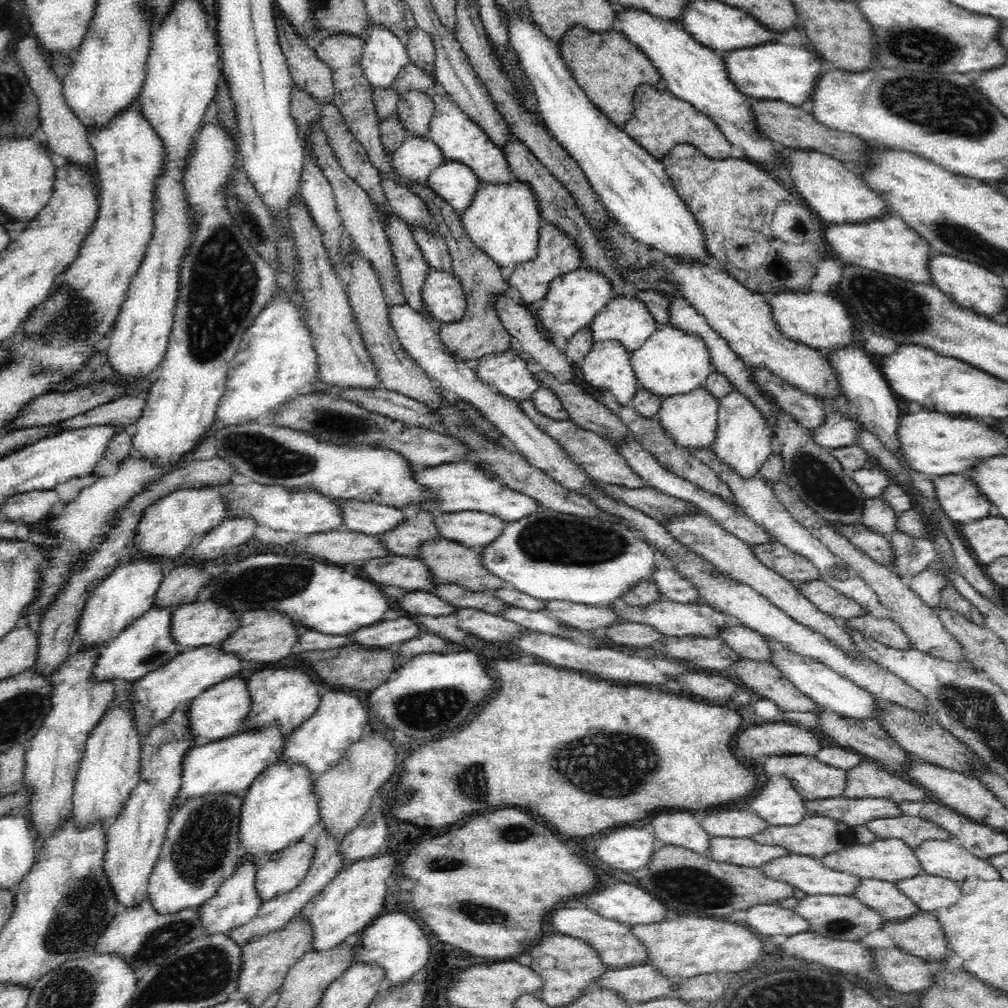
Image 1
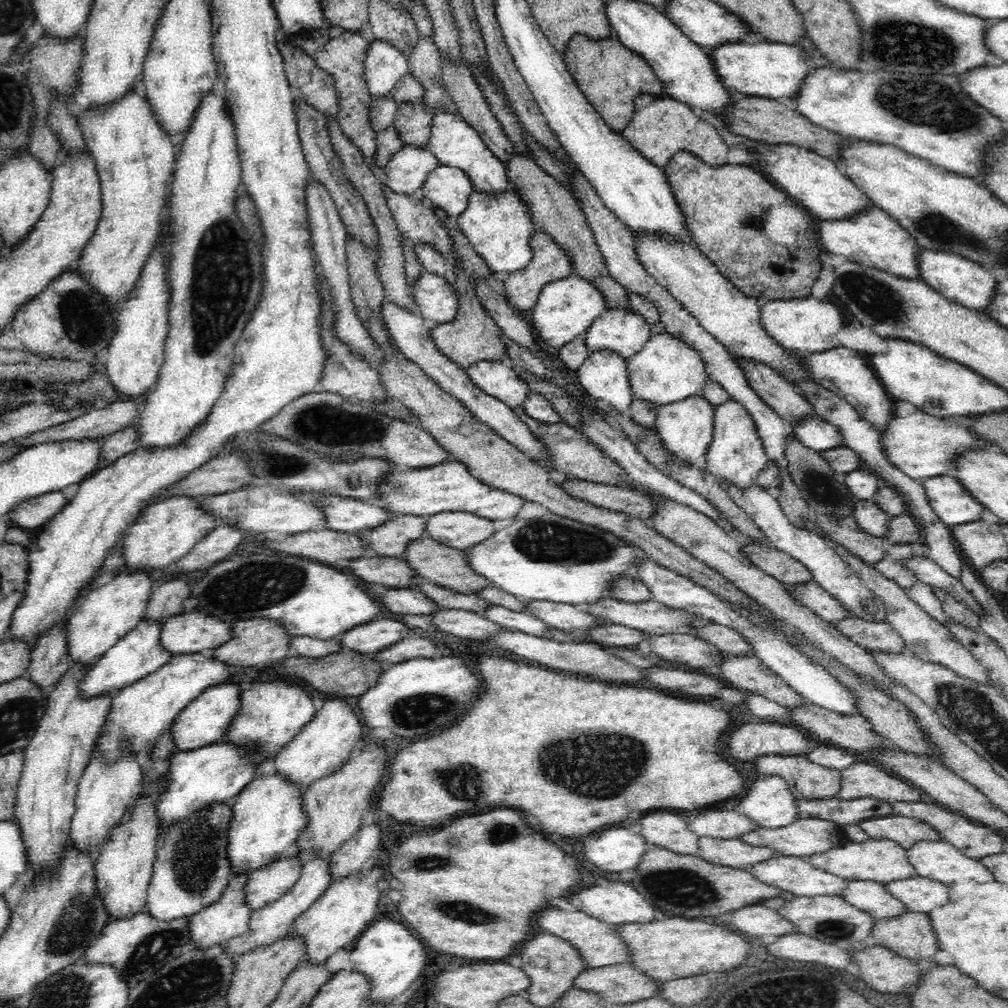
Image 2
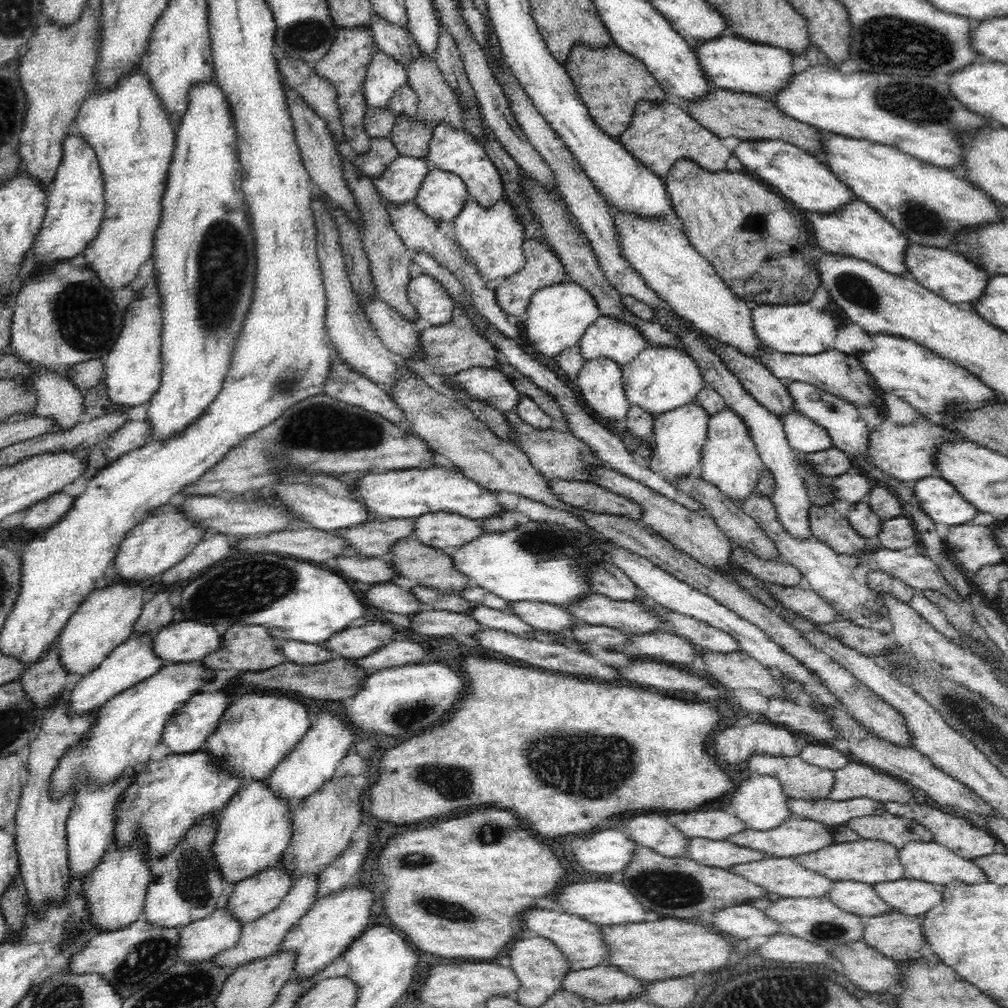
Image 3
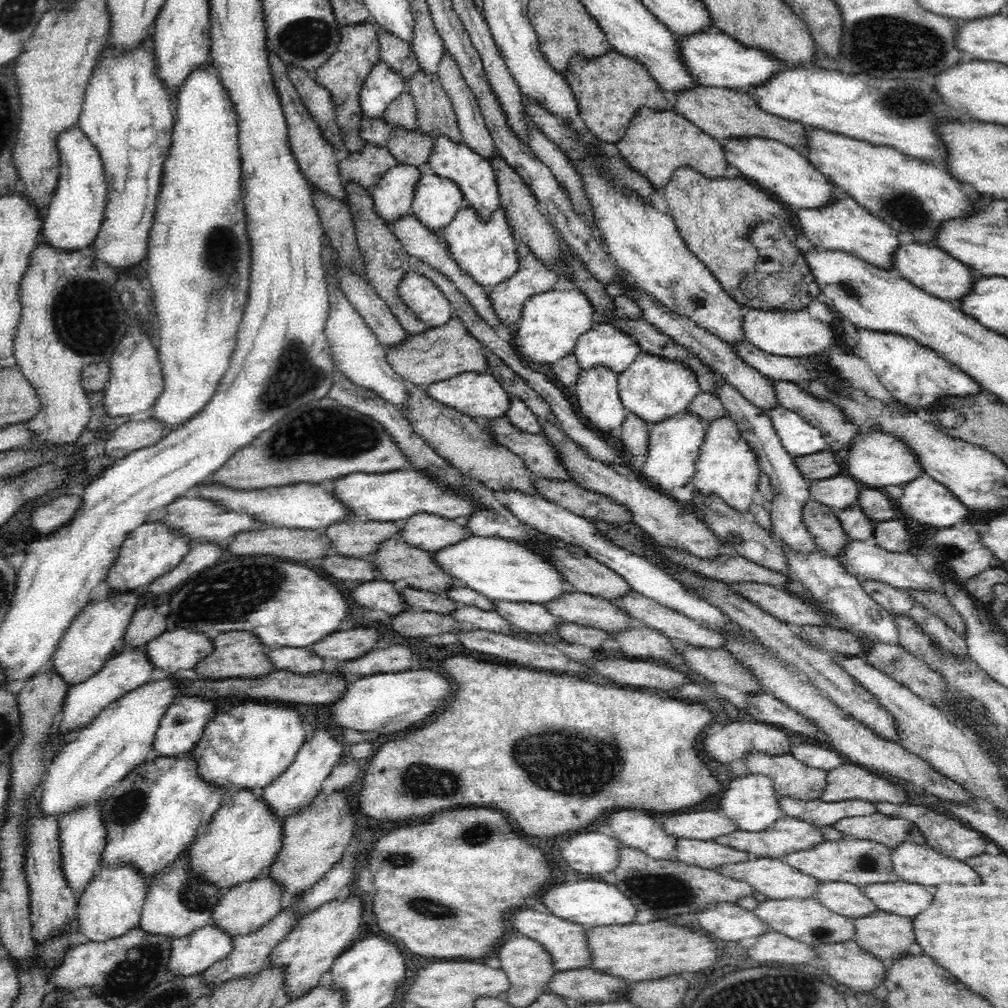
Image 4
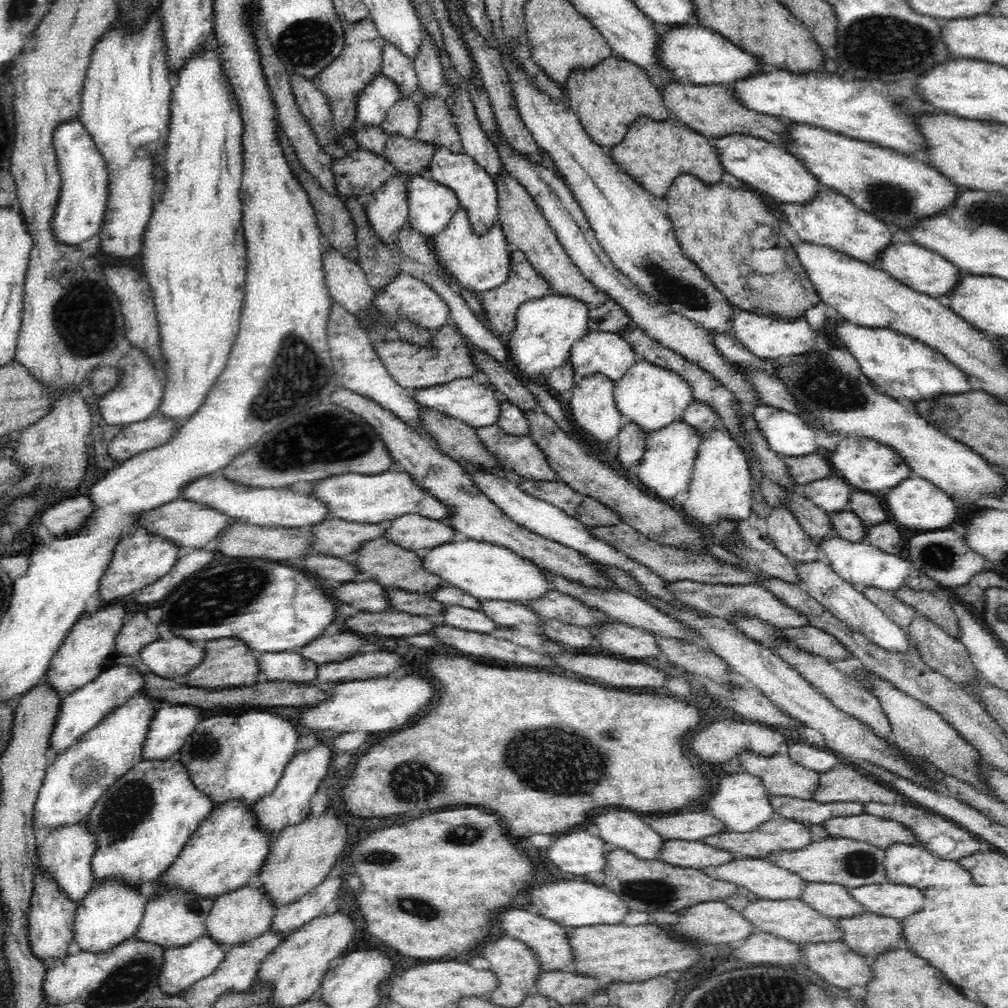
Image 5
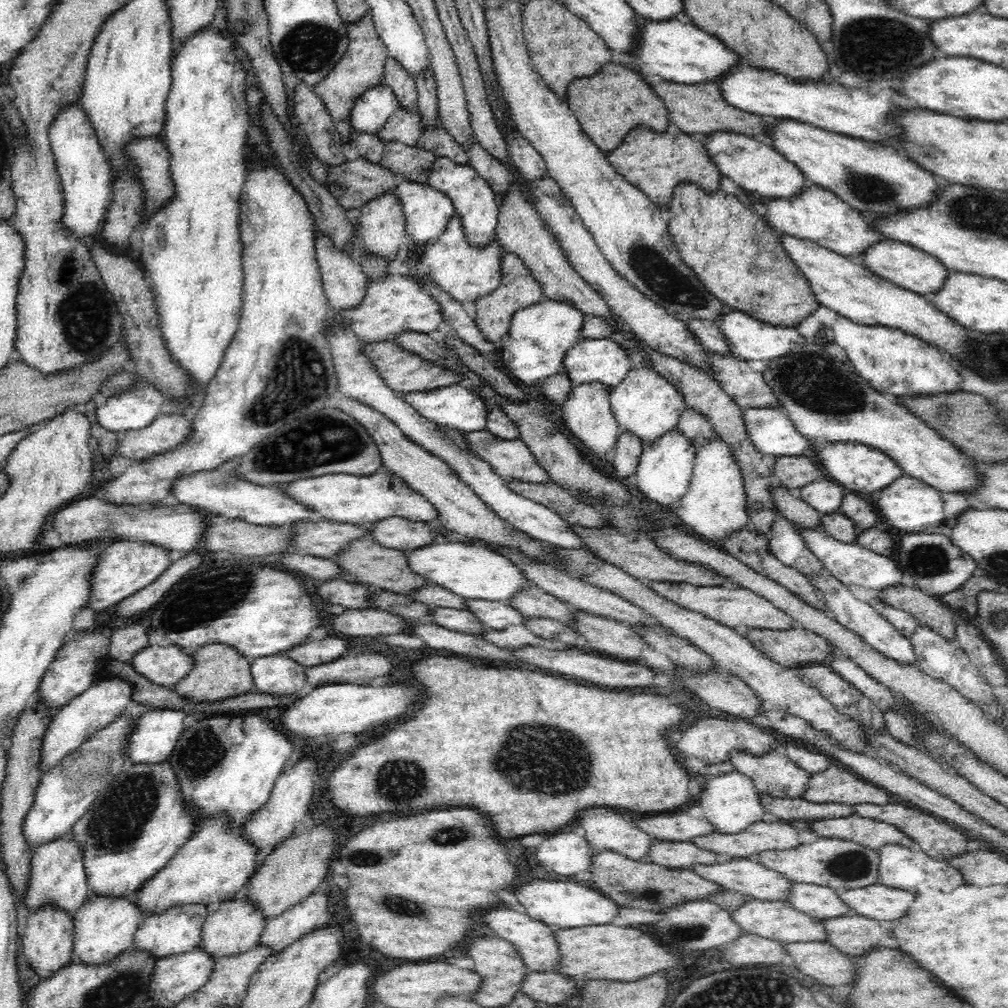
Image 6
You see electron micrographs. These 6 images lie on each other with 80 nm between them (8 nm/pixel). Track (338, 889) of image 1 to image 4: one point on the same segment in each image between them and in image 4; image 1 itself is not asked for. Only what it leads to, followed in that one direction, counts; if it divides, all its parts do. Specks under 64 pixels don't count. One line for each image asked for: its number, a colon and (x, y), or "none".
2: (347, 907)
3: (333, 922)
4: (311, 947)

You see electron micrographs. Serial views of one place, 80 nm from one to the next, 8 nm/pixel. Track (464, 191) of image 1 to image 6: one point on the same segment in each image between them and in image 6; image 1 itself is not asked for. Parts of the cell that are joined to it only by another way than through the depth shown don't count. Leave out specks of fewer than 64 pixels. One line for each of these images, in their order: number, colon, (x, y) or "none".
2: (448, 187)
3: (442, 195)
4: (437, 200)
5: (432, 206)
6: (427, 211)

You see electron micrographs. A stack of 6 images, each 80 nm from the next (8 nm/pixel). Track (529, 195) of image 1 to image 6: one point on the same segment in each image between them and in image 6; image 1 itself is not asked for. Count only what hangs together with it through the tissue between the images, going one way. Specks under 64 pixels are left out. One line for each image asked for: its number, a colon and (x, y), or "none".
2: (499, 226)
3: (491, 239)
4: (485, 250)
5: (477, 262)
6: (465, 271)

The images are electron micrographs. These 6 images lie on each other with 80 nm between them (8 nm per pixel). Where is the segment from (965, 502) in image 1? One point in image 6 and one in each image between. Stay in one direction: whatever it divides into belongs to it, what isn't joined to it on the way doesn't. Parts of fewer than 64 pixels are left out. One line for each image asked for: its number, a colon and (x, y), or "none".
2: (952, 502)
3: (938, 498)
4: (924, 500)
5: (916, 504)
6: (909, 505)

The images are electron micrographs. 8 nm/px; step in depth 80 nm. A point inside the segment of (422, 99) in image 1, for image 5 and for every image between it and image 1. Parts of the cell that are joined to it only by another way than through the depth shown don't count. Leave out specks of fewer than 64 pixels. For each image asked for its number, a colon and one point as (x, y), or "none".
2: (413, 122)
3: (411, 137)
4: (412, 147)
5: (412, 156)

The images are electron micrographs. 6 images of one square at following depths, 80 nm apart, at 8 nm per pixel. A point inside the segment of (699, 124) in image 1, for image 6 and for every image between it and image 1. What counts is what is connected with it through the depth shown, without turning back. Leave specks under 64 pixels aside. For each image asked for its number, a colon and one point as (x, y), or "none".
2: (661, 126)
3: (660, 133)
4: (657, 141)
5: (653, 152)
6: (654, 161)

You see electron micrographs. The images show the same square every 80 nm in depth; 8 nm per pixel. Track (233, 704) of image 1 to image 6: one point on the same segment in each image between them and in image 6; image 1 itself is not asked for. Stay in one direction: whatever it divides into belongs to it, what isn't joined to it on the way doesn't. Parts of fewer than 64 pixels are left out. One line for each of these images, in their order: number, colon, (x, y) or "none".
2: (204, 721)
3: (187, 730)
4: (181, 727)
5: (172, 724)
6: (158, 731)

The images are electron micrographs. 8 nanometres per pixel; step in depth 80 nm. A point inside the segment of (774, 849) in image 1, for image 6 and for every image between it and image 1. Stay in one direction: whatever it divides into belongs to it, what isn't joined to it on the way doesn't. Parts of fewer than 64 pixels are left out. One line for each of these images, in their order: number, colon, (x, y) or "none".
2: (736, 853)
3: (718, 853)
4: (706, 854)
5: (690, 854)
6: (671, 854)

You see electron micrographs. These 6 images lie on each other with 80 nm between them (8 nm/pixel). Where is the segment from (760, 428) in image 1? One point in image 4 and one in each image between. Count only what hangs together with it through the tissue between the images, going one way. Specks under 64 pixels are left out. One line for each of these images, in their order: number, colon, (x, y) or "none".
2: (736, 454)
3: (730, 461)
4: (727, 467)

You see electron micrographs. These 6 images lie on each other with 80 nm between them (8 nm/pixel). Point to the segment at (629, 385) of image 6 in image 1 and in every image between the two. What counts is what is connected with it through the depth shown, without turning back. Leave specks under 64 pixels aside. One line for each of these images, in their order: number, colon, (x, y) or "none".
1: (672, 361)
2: (667, 368)
3: (661, 377)
4: (654, 386)
5: (648, 395)

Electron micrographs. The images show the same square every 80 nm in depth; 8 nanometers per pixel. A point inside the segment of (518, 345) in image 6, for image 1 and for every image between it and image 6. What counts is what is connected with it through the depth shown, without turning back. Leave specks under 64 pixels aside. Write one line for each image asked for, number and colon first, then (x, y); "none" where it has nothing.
1: (574, 299)
2: (566, 307)
3: (558, 315)
4: (552, 322)
5: (546, 328)

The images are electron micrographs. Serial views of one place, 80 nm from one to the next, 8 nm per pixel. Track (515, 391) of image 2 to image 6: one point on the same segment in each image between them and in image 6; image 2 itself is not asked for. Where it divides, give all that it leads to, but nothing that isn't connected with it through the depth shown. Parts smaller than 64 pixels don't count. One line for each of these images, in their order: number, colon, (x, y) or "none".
3: (490, 384)
4: (481, 395)
5: (478, 405)
6: (458, 406)

